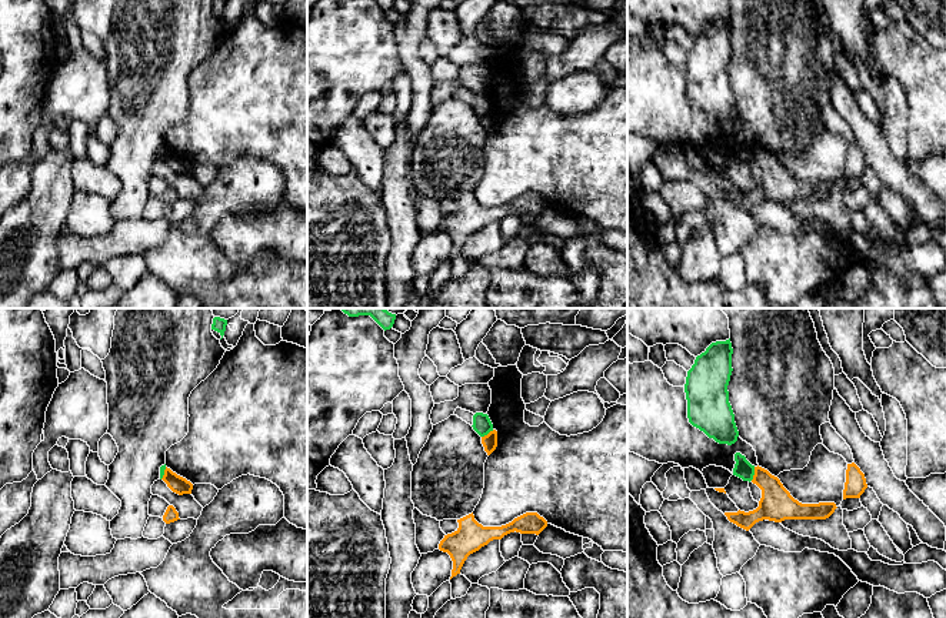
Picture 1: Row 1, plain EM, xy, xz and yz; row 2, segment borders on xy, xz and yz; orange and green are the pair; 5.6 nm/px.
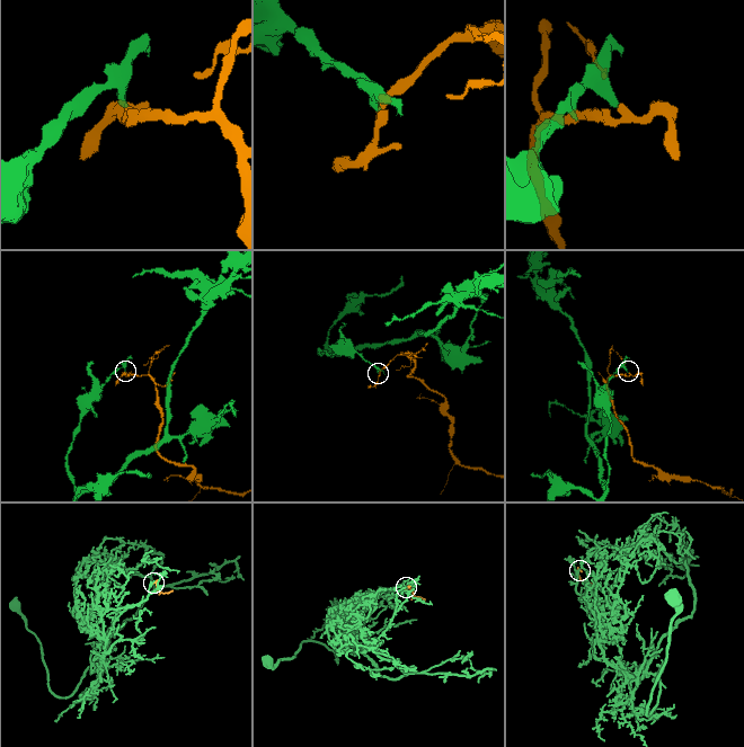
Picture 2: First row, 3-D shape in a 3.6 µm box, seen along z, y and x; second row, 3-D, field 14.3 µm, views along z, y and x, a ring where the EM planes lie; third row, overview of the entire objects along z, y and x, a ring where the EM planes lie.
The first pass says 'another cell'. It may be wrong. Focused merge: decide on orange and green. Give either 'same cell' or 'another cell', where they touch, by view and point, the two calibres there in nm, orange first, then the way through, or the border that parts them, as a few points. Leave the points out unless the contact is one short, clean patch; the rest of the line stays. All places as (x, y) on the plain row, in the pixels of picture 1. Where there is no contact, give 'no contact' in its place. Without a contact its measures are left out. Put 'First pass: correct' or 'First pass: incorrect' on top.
First pass: correct
another cell | yz (755, 154) | 190/100 nm | along yz (755, 147), (755, 154), (750, 160)

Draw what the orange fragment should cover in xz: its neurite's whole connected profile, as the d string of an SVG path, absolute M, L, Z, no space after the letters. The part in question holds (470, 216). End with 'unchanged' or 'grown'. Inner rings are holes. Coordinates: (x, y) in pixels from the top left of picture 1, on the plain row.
M473 193L457 200L459 208L444 216L439 224L439 230L447 233L453 241L452 257L460 254L460 250L467 237L493 220L502 220L510 213L536 214L539 216L546 207L547 201L537 193L526 193L512 203L502 207L483 207L474 200Z; unchanged

